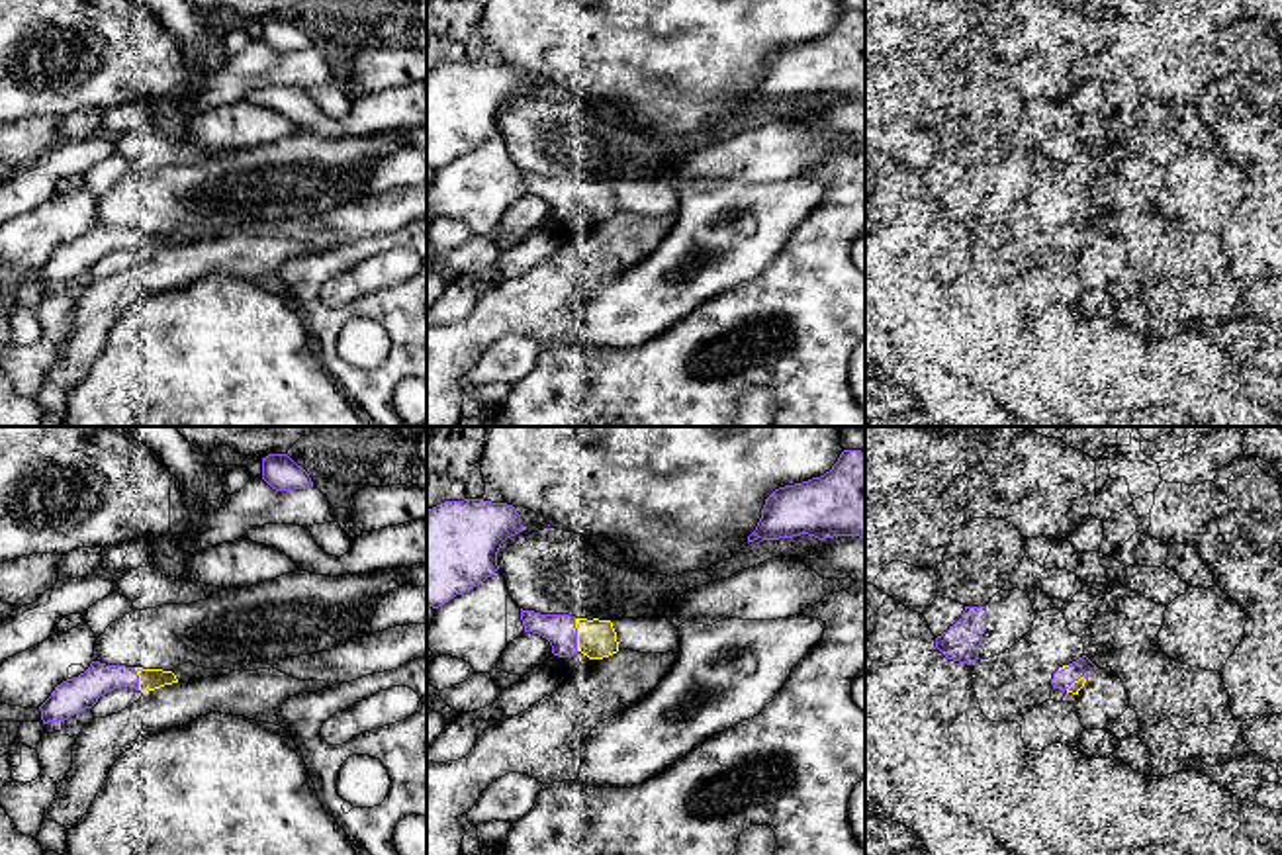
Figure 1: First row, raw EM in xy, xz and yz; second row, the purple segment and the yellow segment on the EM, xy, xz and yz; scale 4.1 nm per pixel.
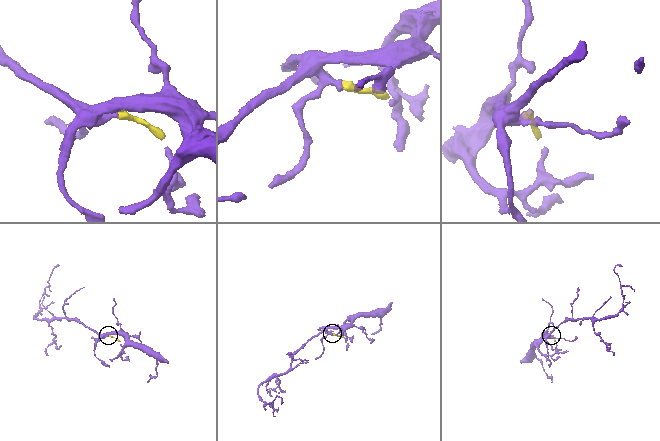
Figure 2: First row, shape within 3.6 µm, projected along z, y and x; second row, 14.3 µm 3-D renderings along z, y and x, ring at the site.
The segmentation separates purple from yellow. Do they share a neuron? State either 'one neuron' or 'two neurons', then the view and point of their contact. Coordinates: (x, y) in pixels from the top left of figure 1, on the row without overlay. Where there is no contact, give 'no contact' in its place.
one neuron; contact xz (576, 196)

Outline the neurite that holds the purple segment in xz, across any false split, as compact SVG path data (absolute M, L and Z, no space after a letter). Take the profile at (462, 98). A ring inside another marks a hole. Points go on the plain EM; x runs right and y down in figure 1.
M483 61L444 63L427 72L427 166L442 168L487 139L497 127L501 106L523 94L521 76L513 67Z

